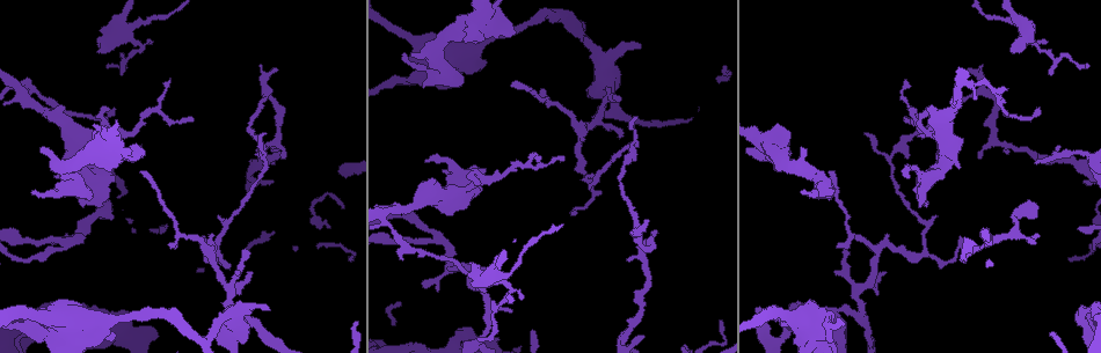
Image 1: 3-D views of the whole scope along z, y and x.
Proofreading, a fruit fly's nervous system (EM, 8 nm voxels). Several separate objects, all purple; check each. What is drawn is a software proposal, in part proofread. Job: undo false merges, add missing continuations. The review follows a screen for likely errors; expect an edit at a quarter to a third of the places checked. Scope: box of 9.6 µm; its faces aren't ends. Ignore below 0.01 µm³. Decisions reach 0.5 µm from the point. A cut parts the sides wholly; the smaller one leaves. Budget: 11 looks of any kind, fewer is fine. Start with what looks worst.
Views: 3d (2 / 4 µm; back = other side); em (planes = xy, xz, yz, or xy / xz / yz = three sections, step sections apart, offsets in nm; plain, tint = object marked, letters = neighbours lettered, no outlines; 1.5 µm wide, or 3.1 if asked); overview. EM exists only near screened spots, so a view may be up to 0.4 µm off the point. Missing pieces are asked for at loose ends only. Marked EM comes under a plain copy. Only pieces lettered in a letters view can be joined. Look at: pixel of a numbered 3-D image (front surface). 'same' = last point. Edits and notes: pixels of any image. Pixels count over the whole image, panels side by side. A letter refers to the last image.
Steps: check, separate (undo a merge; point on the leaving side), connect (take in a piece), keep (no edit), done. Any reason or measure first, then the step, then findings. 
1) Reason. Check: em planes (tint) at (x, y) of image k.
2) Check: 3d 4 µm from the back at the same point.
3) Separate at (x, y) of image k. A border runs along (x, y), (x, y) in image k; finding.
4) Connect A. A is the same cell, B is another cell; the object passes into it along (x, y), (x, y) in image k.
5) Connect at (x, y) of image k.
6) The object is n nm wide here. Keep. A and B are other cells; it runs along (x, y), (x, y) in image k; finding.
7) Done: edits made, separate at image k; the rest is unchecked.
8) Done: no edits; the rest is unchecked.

Branch stops here. Check: em yz step 4 (tint) at (97, 50) of image 1.

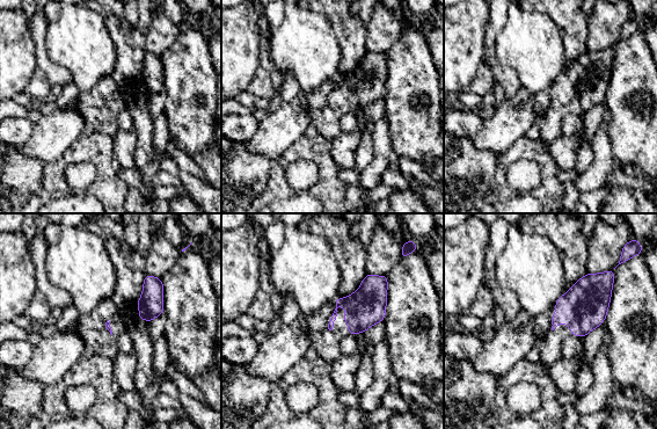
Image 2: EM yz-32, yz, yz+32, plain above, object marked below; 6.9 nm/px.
Check: em planes (letters) at the same point.

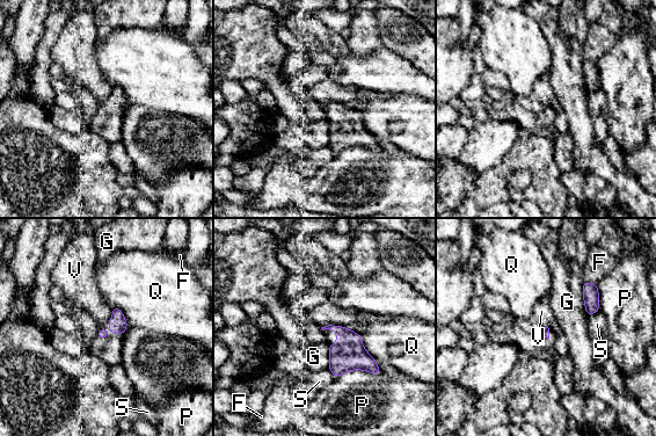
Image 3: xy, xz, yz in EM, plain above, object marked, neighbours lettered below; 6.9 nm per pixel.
Keep. F, G, P, Q, S and V are other cells; a border runs along (111, 307), (111, 315), (107, 321) in image 3; no lettered piece goes on from it.

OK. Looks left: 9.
An open end. Check: em planes (letters) at (459, 83) of image 1.

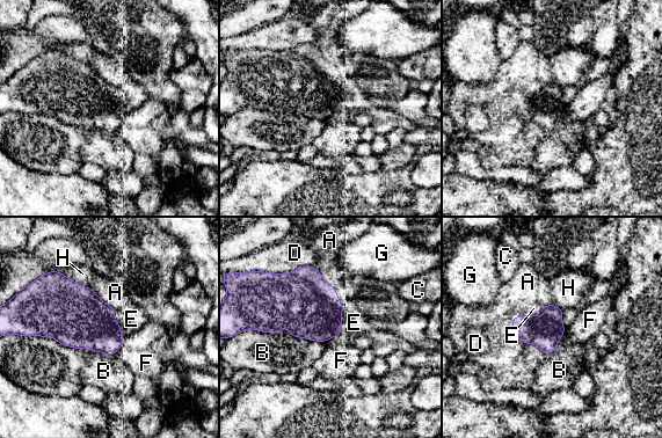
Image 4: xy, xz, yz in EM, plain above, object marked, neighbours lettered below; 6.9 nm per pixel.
Connect E. E is the same cell, A, B, C, D, F, G and H are other cells; the neuron continues.

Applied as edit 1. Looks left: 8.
An open end. Check: em planes (letters) at (108, 66) of image 1.

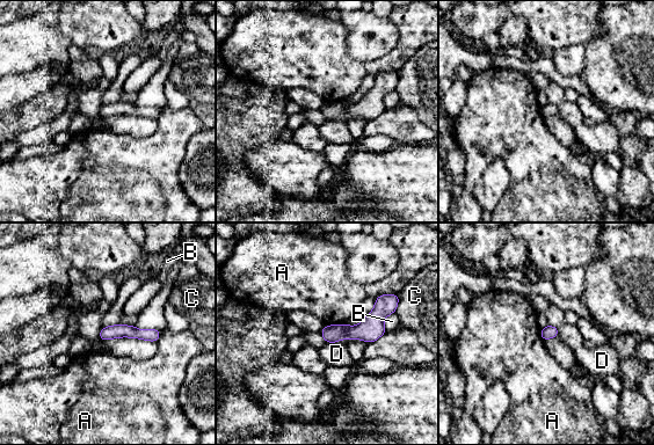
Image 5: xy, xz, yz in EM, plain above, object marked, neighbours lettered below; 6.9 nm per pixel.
Keep. A, B, C and D are other cells; a border runs along (348, 323), (325, 326) in image 5; none of them fits.

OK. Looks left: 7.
Free end. Check: em xy step 4 (tint) at (1036, 163) of image 1.

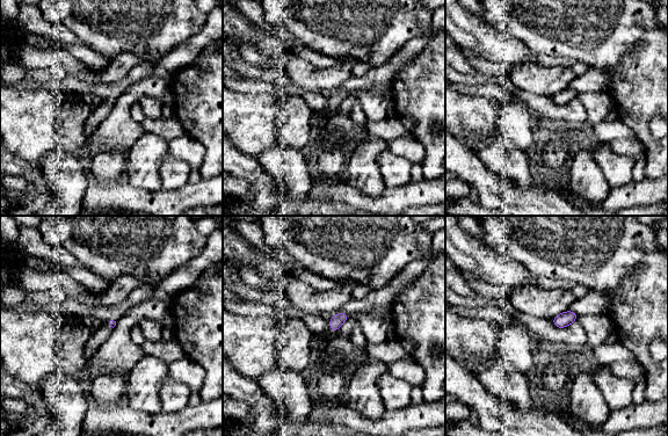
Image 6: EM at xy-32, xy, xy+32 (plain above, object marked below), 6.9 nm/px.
Cut it another way. Check: em planes (letters) at the same point.

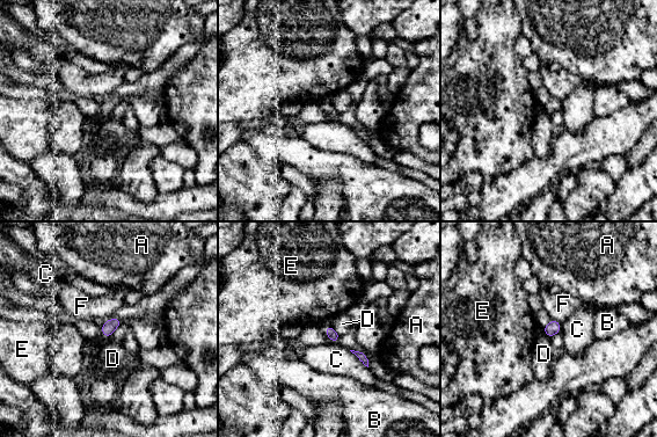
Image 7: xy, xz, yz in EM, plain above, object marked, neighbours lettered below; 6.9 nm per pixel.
Keep. A, B, C, D, E and F are other cells; a border runs along (123, 320), (108, 339) in image 7; no lettered piece goes on from it.

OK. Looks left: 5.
Done: edits made, connect at image 4; the rest is unchecked.

